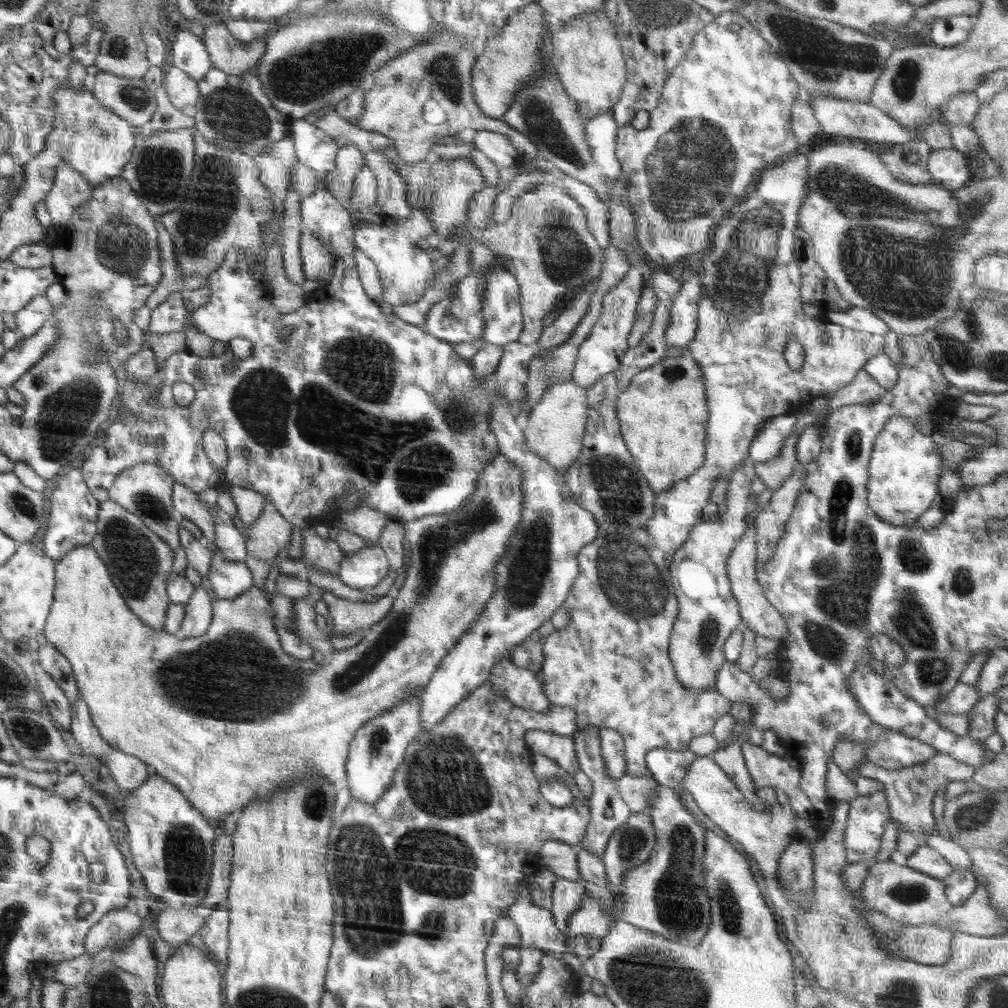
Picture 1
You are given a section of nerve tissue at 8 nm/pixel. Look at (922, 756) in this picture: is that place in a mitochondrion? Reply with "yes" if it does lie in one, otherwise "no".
no

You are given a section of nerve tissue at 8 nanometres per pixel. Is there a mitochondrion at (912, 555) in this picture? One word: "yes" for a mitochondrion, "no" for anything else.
yes

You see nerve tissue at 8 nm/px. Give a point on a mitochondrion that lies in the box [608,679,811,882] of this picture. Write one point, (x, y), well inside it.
(633, 839)

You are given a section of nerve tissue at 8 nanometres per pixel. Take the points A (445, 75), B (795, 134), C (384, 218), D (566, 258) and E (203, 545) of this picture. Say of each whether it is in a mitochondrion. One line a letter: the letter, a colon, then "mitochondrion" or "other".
A: mitochondrion
B: other
C: other
D: mitochondrion
E: other

